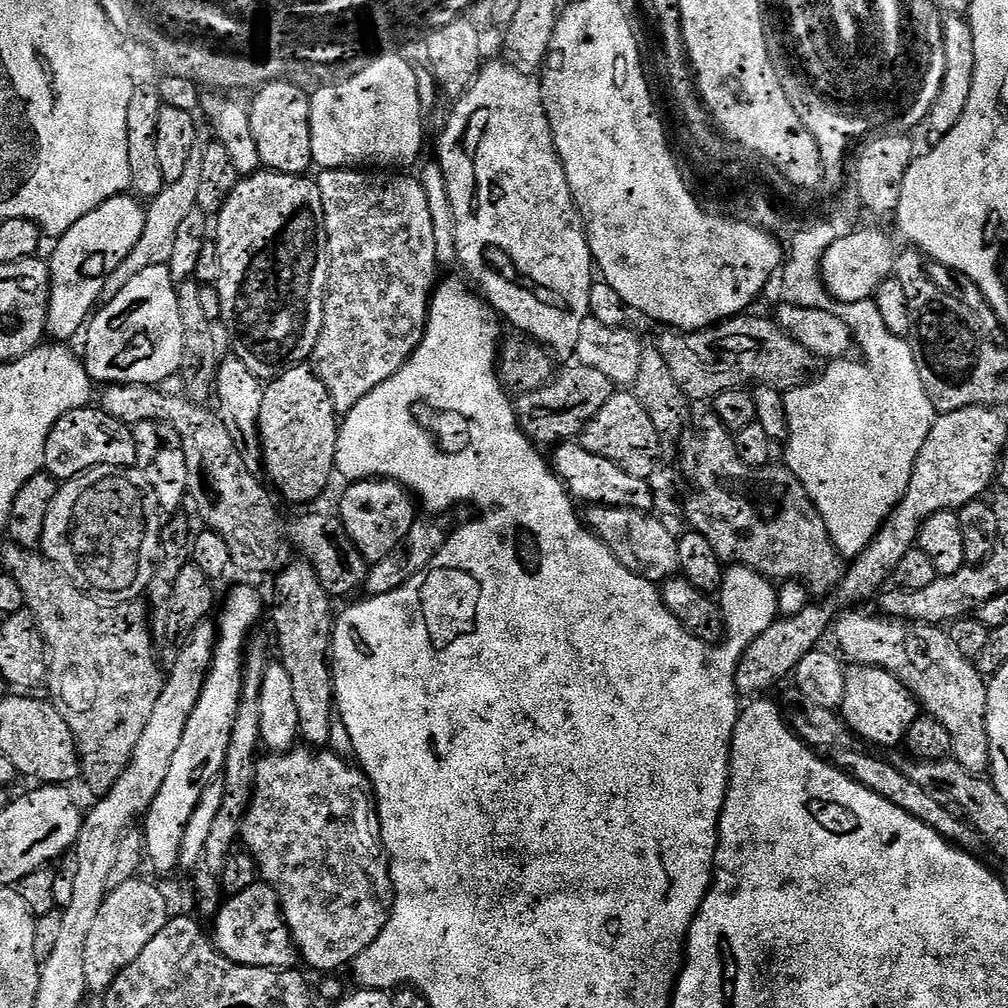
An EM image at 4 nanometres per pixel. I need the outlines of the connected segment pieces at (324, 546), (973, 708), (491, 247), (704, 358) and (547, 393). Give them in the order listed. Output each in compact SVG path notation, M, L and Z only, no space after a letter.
M110 384L103 391L98 396L99 407L106 414L118 418L118 422L131 426L152 420L174 430L186 454L188 496L196 503L204 519L203 527L209 532L216 532L218 538L226 542L237 569L275 573L285 559L284 551L292 547L297 548L300 551L297 553L315 570L329 596L348 596L365 585L369 561L364 559L346 534L339 515L312 512L287 524L272 501L273 493L267 487L252 488L252 483L258 479L257 473L242 462L242 454L238 454L226 426L222 426L220 417L211 407L184 394L171 396L168 392L160 392L164 390L150 384Z
M864 610L845 611L848 613L845 616L843 613L835 621L834 636L836 632L836 640L840 643L839 651L842 653L843 659L848 664L878 666L882 670L894 674L894 678L898 678L898 682L902 682L902 686L906 686L914 693L919 707L927 715L938 718L938 722L942 722L942 726L946 726L946 734L950 734L952 743L951 755L955 760L962 766L966 766L966 770L977 774L987 773L990 762L988 684L985 677L981 676L979 670L976 669L975 663L963 656L962 651L951 640L949 633L943 627L935 624L916 624L912 620L894 620L883 614L871 616L868 612L860 611Z
M492 60L481 67L478 75L472 80L471 86L455 101L452 113L444 124L444 133L440 136L440 156L438 163L445 174L450 205L454 210L455 229L457 231L457 261L459 266L468 271L467 279L478 289L479 295L496 312L501 321L513 324L517 333L523 334L545 348L551 350L557 357L571 357L578 346L578 334L582 331L582 322L590 317L590 290L594 283L594 261L588 245L588 233L584 230L584 219L576 208L574 198L570 194L570 186L566 182L564 167L560 156L556 153L556 143L552 137L552 127L544 109L544 95L540 89L539 79L527 71L521 70L515 63L504 60Z
M733 316L723 324L701 328L699 332L661 331L664 333L658 341L660 353L666 358L666 366L670 366L670 374L674 374L674 382L678 382L689 401L711 402L722 390L758 384L774 386L785 393L802 387L817 375L818 357L806 350L802 342L786 334L775 319L759 320L751 316Z
M568 362L564 369L557 371L548 383L533 392L521 392L515 397L516 417L520 429L534 442L552 440L551 442L572 442L580 432L610 402L610 398L618 391L606 374L593 370L590 366L579 362Z

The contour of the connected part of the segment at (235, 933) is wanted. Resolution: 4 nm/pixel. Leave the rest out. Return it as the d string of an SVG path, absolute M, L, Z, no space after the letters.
M256 883L253 888L242 890L236 896L228 896L221 903L215 917L216 925L210 928L210 939L217 952L230 958L236 964L249 964L255 968L297 967L298 953L292 940L292 931L280 913L280 900L271 888Z

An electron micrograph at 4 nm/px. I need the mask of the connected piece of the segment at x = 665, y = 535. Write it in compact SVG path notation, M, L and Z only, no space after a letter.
M592 506L587 509L586 524L593 534L603 542L610 554L634 574L653 582L671 580L680 572L678 562L678 539L656 517L656 514L630 510L629 508L601 508Z

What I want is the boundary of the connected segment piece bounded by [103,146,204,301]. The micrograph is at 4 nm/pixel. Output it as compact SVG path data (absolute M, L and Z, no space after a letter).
M197 146L190 154L190 162L186 162L186 171L182 173L182 178L178 178L178 182L173 184L165 184L159 194L151 197L144 214L142 238L138 238L138 246L134 246L134 250L130 250L130 254L121 262L118 270L114 270L110 278L106 278L103 294L105 301L114 298L114 294L118 294L118 290L122 290L122 286L126 286L130 278L134 278L134 274L142 274L142 270L150 270L150 266L158 266L162 262L161 258L167 257L174 242L174 234L178 234L178 225L182 223L182 218L186 218L190 210L197 208L203 154L204 148Z

